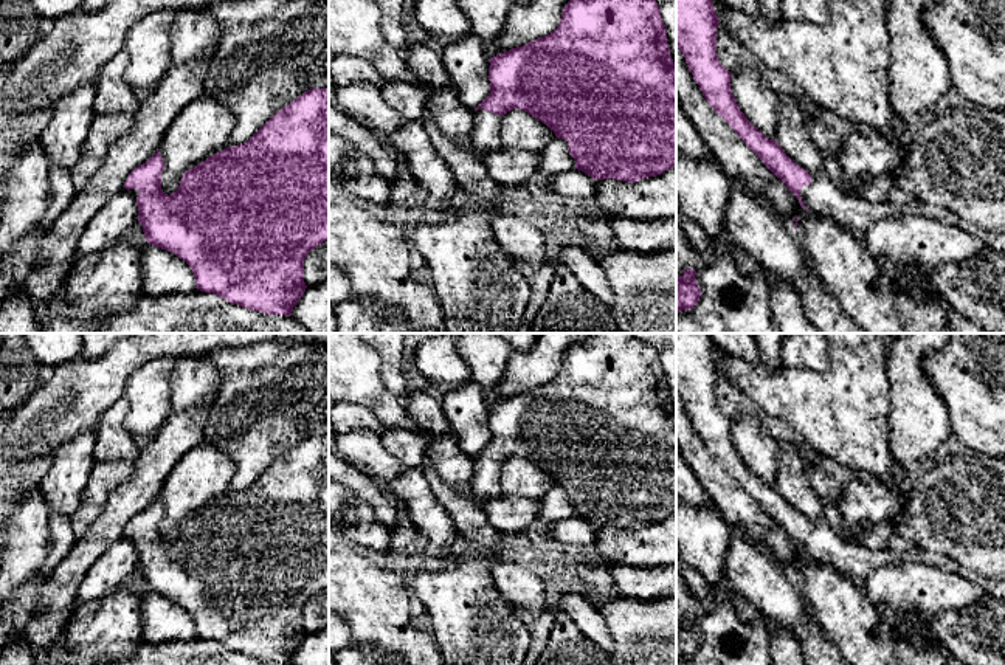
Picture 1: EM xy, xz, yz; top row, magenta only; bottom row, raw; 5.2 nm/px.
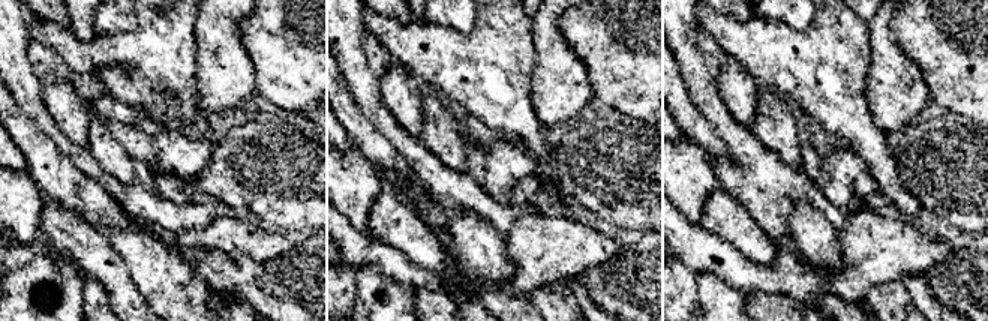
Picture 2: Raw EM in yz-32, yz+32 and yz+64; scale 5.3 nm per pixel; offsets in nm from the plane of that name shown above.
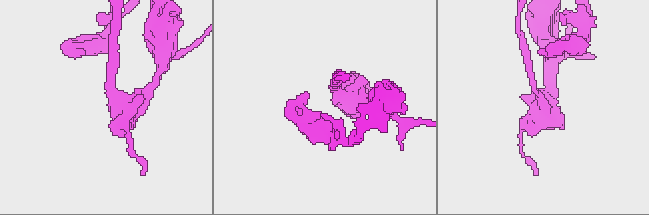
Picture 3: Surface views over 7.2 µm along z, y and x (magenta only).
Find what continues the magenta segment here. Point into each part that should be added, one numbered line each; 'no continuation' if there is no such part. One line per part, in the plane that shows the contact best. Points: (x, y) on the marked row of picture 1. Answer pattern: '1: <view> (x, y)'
1: yz (824, 197)

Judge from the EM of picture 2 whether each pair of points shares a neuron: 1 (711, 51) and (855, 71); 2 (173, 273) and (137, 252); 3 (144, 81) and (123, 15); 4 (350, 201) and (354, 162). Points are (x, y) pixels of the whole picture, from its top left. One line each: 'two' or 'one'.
1: two
2: one
3: two
4: one

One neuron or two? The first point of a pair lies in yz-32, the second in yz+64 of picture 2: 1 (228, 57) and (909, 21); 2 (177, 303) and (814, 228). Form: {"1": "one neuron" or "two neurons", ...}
{"1": "two neurons", "2": "one neuron"}

